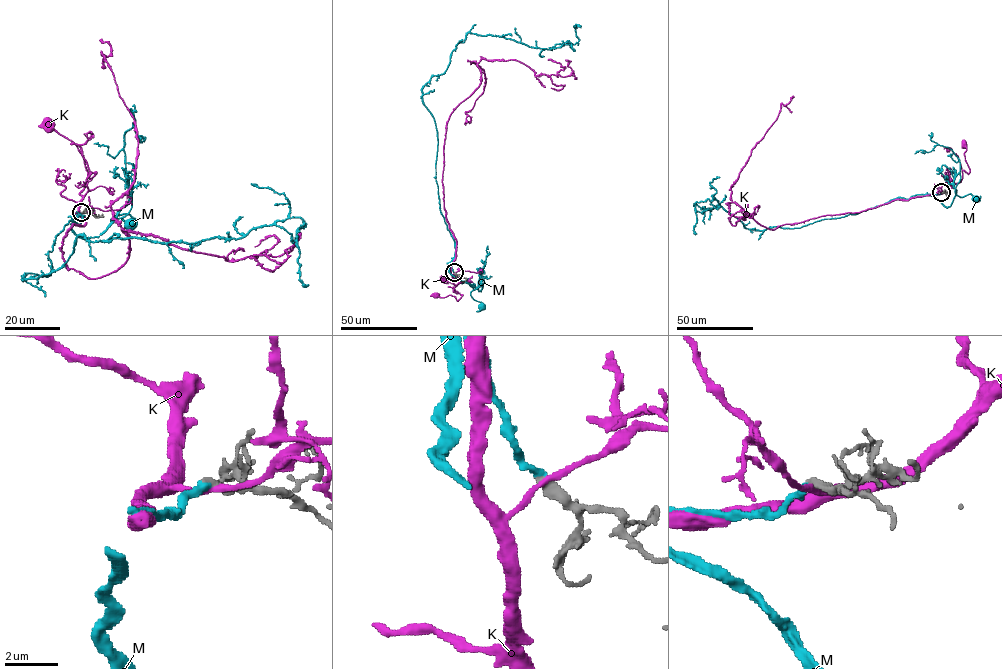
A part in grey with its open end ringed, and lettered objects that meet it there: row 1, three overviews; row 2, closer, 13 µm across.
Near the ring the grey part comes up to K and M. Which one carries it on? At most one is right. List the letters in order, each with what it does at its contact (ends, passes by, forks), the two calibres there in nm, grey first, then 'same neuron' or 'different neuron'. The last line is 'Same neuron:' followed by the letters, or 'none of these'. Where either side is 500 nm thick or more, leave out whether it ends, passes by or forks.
K: it passes by; 460 nm thick on the grey side, 220 nm on the other; different neuron
M: it ends there; 400 nm thick on the grey side, 260 nm on the other; same neuron
Same neuron: M

